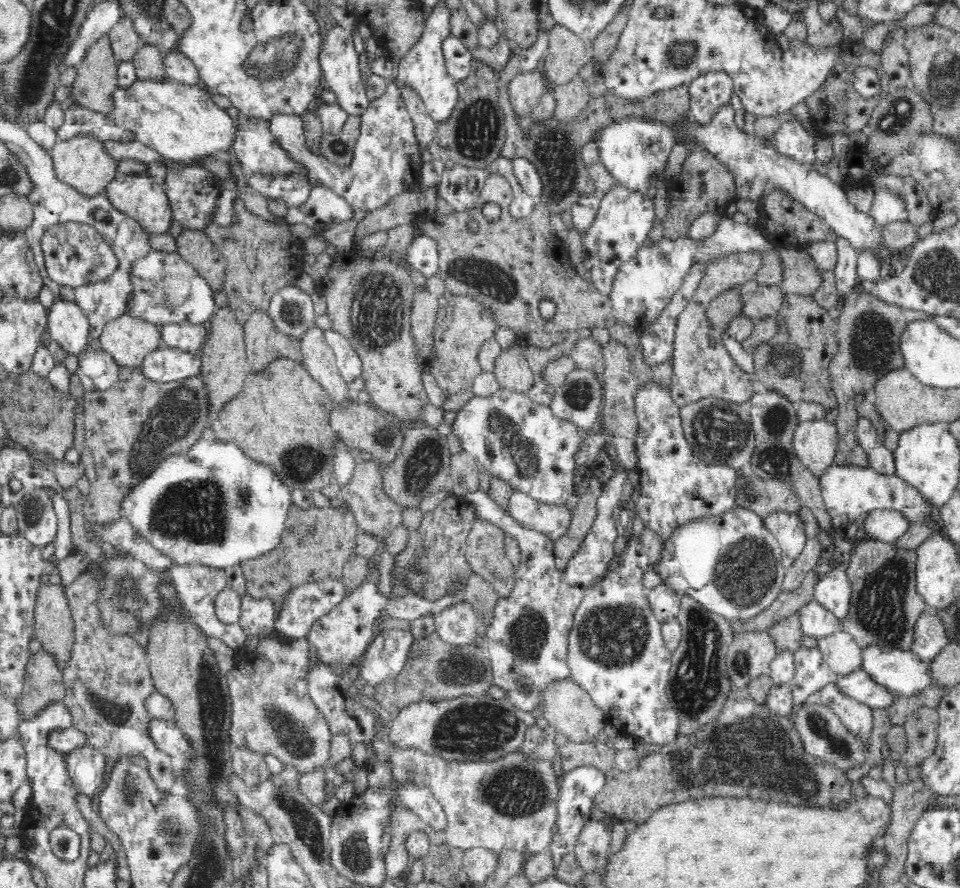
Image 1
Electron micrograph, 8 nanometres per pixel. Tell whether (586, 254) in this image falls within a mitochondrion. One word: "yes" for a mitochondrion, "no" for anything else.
no

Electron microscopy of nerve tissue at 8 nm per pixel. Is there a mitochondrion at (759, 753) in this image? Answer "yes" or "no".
yes

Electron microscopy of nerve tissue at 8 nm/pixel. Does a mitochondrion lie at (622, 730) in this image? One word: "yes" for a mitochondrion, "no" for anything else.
no

